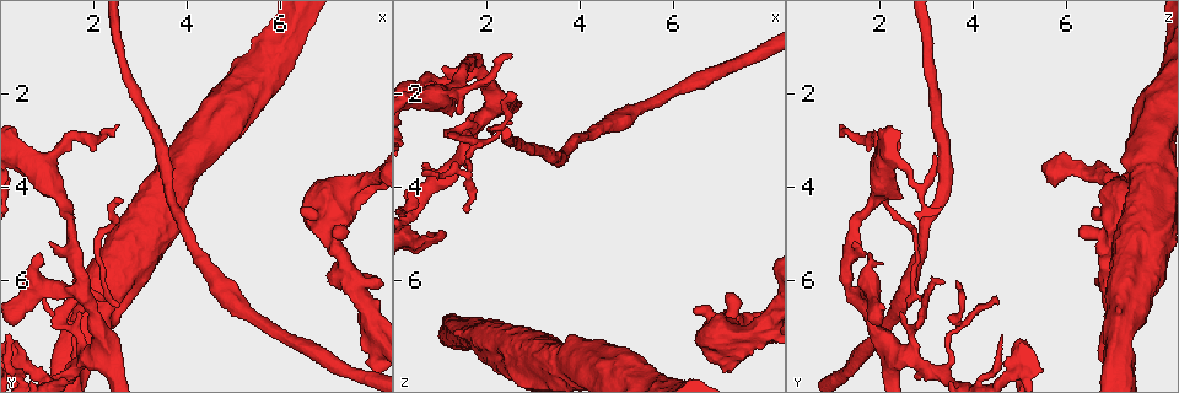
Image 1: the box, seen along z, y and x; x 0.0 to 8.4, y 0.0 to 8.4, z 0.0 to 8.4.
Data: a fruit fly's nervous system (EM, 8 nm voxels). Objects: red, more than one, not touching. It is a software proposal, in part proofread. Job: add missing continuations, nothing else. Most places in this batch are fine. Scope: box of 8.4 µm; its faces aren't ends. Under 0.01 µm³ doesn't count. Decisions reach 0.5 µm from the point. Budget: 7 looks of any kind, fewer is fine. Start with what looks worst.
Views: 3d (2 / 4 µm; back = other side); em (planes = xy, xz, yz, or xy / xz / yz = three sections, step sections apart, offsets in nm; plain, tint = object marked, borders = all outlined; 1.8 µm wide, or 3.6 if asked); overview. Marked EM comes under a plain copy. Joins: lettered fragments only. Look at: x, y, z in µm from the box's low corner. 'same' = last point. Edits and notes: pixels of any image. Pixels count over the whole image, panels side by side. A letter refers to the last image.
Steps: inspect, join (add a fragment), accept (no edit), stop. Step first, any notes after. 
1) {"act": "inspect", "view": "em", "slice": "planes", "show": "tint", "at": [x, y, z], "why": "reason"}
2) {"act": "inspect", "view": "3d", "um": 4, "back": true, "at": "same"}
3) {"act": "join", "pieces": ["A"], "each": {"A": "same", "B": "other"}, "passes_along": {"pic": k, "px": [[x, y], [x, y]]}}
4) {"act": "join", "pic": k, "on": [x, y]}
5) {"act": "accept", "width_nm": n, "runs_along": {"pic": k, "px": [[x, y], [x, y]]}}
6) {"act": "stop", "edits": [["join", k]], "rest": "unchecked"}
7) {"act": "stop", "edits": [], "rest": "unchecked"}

{"act": "inspect", "view": "3d", "um": 4, "at": [2.50, 2.70, 1.15], "why": "branch stops here"}

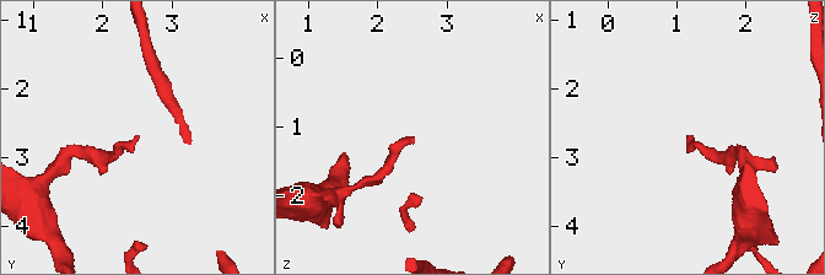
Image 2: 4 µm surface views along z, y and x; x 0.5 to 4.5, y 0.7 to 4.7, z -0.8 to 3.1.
{"act": "inspect", "view": "em", "slice": "planes", "show": "borders", "at": [2.50, 2.70, 1.20]}

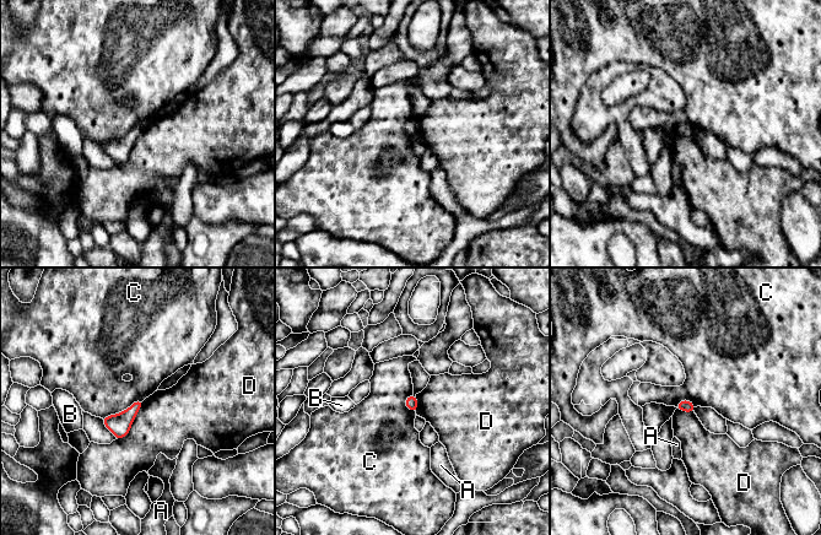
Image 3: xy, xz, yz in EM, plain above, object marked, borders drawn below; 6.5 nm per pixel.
{"act": "accept", "longest_contact_nm": ["D", 320], "each": {"A": "other", "B": "other", "C": "other", "D": "other"}, "border": {"pic": 3, "px": [[144, 400], [130, 431], [117, 439]]}, "found": "none of them fits"}

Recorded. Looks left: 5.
{"act": "inspect", "view": "3d", "um": 2, "back": true, "at": [2.50, 4.15, 1.95], "why": "an open end"}

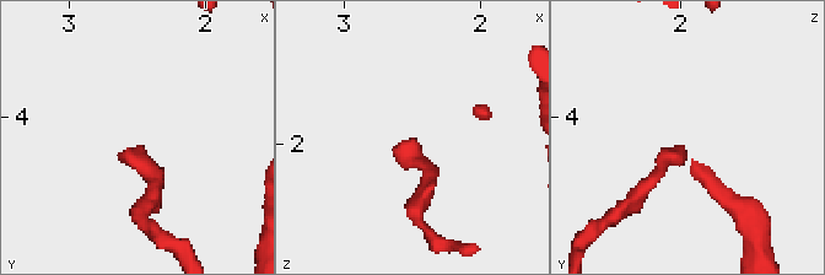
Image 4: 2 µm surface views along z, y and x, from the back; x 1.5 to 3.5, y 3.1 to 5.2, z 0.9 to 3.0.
{"act": "inspect", "view": "em", "slice": "xy", "step": 16, "show": "borders", "at": [2.46, 4.20, 1.98]}

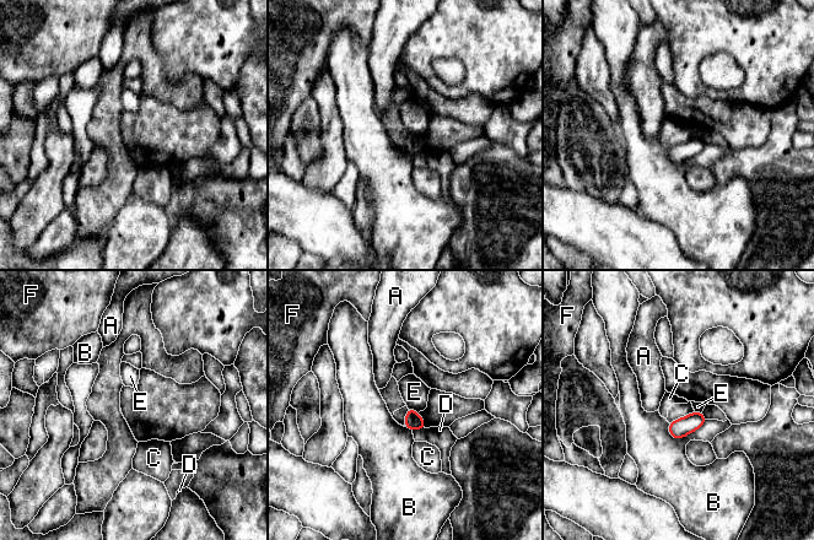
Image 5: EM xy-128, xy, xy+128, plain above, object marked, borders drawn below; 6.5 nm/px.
{"act": "accept", "each": {"A": "other", "B": "other", "C": "other", "D": "other", "E": "other", "F": "other"}, "found": "none of them fits"}

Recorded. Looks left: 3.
{"act": "inspect", "view": "3d", "um": 4, "at": [1.60, 6.00, 3.45], "why": "branch stops here"}

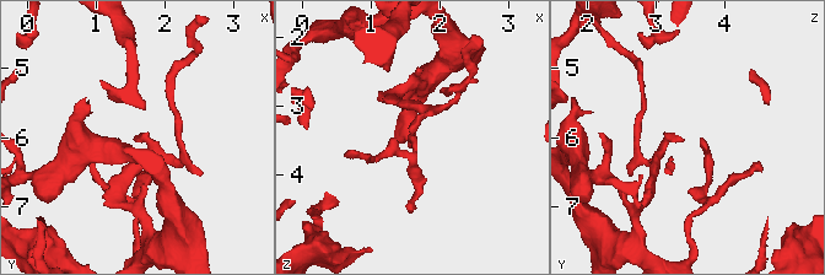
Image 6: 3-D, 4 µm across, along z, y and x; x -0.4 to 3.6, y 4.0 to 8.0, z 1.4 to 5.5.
{"act": "inspect", "view": "em", "slice": "planes", "show": "borders", "at": [1.60, 6.00, 3.35]}

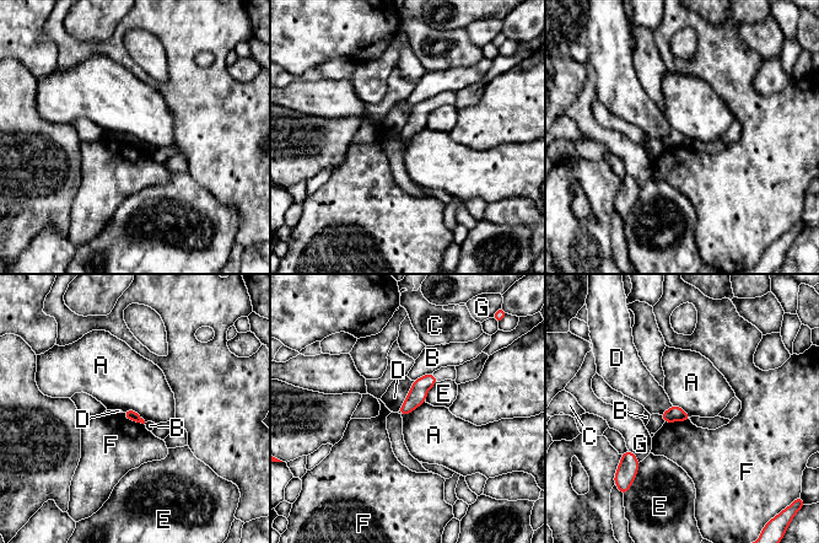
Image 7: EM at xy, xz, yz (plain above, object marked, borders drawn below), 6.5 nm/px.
{"act": "accept", "each": {"A": "other", "B": "other", "C": "other", "D": "other", "E": "other", "F": "other", "G": "other"}, "border": {"pic": 7, "px": [[425, 401], [407, 414], [398, 412]]}, "found": "none of them fits"}

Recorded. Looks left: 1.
{"act": "stop", "edits": [], "rest": "unchecked"}

